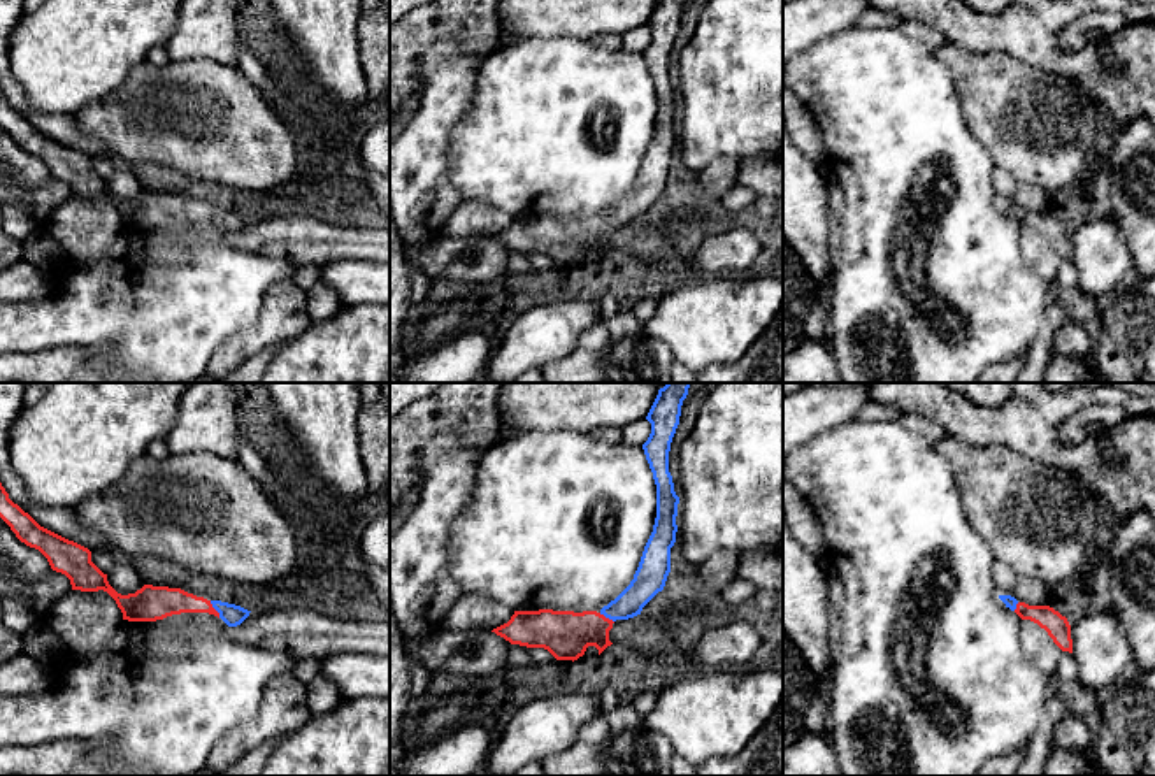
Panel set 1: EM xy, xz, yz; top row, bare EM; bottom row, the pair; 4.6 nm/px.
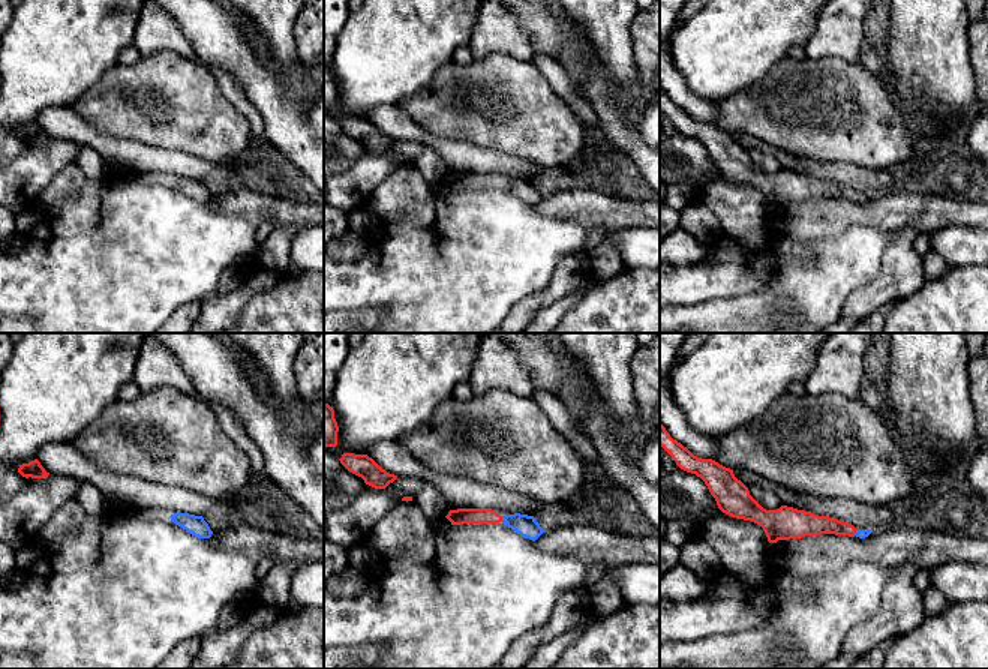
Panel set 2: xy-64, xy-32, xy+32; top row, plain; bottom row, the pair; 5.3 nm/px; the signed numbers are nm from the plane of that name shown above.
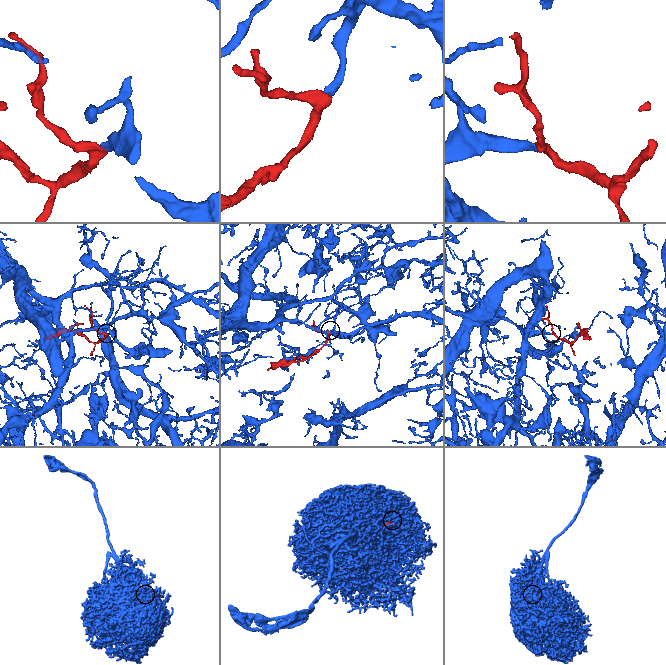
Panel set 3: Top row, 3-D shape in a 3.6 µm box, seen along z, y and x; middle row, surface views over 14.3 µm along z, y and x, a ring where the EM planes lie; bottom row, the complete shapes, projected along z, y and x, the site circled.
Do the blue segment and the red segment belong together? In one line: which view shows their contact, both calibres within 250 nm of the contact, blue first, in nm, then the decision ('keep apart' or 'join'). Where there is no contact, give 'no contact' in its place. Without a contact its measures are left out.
meets blue in xy; 100 nm thick on the blue side, 140 nm on the other; join

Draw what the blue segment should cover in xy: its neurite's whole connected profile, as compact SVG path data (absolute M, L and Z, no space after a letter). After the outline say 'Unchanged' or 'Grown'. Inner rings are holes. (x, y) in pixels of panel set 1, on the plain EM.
M0 90L0 125L11 133L16 144L30 154L39 156L51 176L70 186L72 197L107 198L128 228L156 228L181 219L209 219L221 225L228 234L240 232L251 218L197 204L181 195L144 191L135 200L121 202L107 188L93 169L91 158L40 133L28 119L9 105Z. Grown

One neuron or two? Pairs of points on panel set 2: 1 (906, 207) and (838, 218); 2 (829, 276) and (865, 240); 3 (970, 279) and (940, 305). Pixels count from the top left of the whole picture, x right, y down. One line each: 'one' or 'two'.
1: one
2: one
3: one

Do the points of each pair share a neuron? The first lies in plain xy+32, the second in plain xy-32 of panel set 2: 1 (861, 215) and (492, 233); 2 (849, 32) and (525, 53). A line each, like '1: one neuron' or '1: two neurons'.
1: two neurons
2: one neuron

